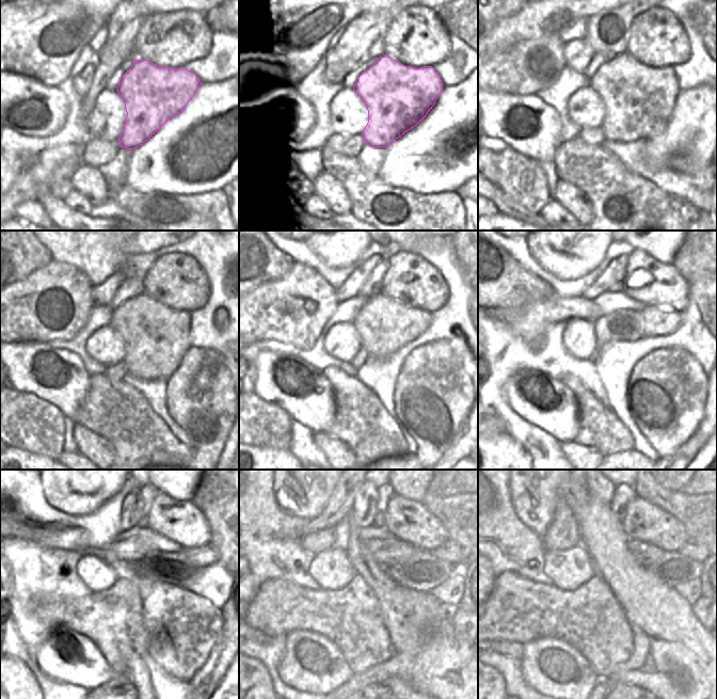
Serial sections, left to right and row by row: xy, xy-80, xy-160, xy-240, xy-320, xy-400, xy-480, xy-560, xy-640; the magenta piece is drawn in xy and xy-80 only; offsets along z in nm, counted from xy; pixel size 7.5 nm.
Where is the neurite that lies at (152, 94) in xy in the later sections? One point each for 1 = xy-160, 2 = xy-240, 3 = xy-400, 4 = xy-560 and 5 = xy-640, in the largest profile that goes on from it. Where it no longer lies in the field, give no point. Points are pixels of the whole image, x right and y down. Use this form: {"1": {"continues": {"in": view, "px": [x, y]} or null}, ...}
{"1": {"continues": {"in": "xy-160", "px": [638, 100]}}, "2": {"continues": {"in": "xy-240", "px": [156, 337]}}, "3": {"continues": {"in": "xy-400", "px": [657, 321]}}, "4": {"continues": {"in": "xy-560", "px": [449, 551]}}, "5": {"continues": {"in": "xy-640", "px": [694, 549]}}}

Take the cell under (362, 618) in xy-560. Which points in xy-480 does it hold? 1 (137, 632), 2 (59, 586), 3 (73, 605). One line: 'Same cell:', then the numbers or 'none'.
Same cell: 3

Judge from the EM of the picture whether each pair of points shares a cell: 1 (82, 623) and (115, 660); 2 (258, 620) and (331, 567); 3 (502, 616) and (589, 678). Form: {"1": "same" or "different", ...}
{"1": "same", "2": "different", "3": "different"}

